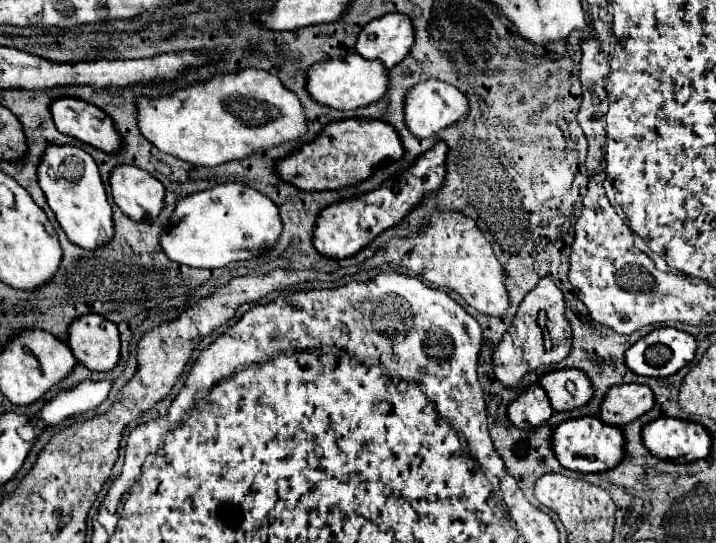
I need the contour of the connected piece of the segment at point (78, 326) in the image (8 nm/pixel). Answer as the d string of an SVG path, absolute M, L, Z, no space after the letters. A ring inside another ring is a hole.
M102 315L78 317L68 331L68 347L90 371L112 371L120 361L118 327Z

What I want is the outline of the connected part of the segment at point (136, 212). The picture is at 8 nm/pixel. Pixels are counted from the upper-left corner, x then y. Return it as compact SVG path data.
M120 165L110 173L114 203L134 221L156 219L164 209L164 185L148 171Z

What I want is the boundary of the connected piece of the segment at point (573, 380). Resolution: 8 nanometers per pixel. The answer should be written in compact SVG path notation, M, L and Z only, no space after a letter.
M560 369L540 377L540 385L550 397L550 403L556 411L572 411L588 405L592 399L592 381L588 375L578 369Z

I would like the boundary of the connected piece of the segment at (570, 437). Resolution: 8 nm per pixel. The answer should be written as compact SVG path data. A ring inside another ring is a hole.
M580 417L564 421L554 429L552 449L566 469L580 473L602 473L614 469L624 459L624 431L616 425L604 425L598 417Z

